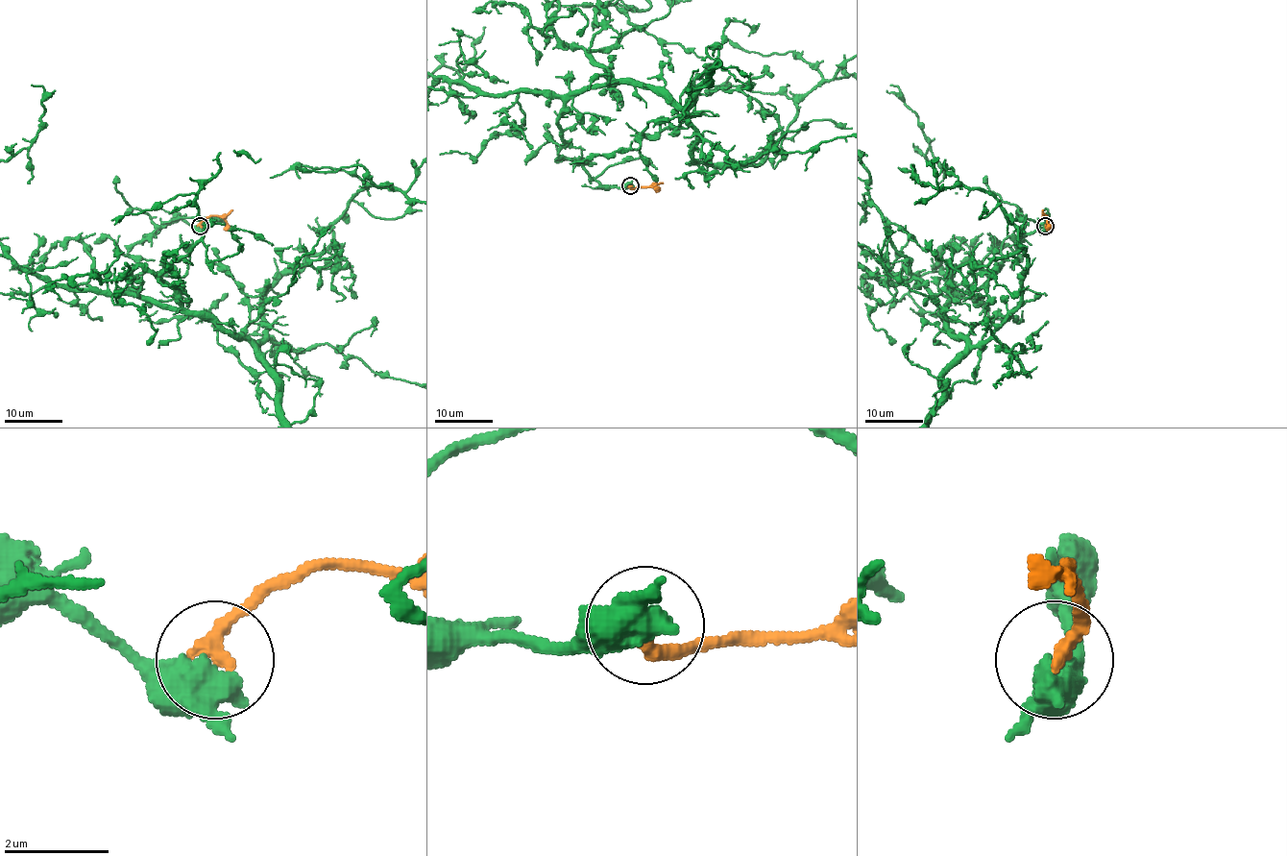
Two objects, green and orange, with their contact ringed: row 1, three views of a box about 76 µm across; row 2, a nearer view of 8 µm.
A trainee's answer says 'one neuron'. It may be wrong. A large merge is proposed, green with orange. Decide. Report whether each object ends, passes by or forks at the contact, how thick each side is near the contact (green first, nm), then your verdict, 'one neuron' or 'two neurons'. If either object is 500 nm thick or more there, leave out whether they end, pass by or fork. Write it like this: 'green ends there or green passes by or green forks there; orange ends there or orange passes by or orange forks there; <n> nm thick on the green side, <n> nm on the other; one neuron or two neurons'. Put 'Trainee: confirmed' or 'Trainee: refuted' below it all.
500 nm thick on the green side, 320 nm on the other; one neuron
Trainee: confirmed

